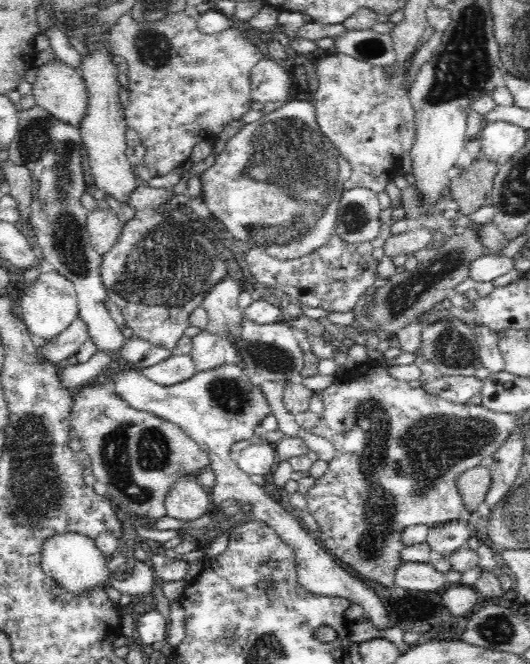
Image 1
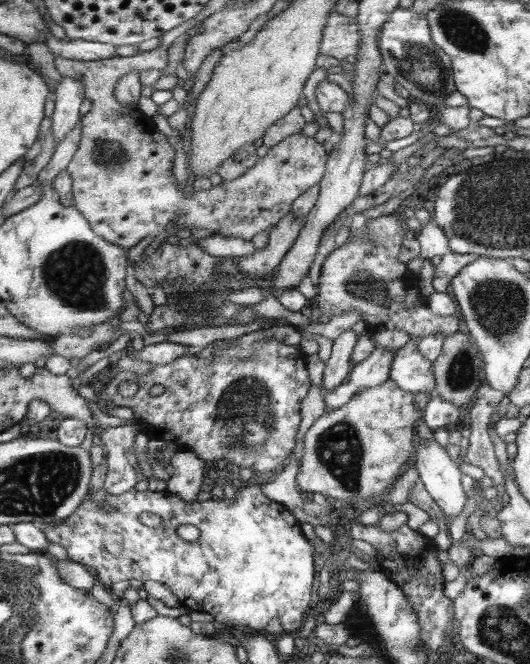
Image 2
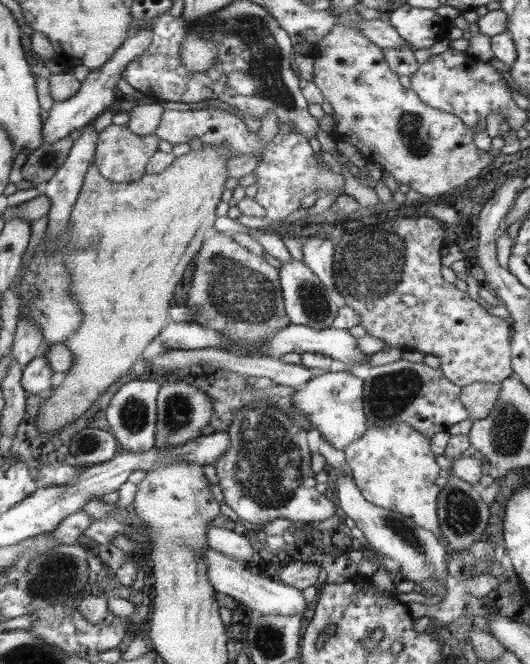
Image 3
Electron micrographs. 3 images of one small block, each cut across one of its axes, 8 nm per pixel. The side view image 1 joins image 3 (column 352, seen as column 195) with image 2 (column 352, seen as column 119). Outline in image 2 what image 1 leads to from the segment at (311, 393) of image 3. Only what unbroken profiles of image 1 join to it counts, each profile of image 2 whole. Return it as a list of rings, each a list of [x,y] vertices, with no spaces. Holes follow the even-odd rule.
[[[375,348],[372,354],[357,363],[349,374],[348,381],[341,387],[333,388],[332,391],[322,387],[324,363],[318,354],[310,355],[306,360],[306,369],[309,372],[309,378],[313,384],[321,389],[322,396],[326,402],[327,413],[331,409],[343,407],[350,402],[352,395],[364,387],[375,387],[385,383],[390,379],[390,364],[393,364],[396,350],[388,348]]]

